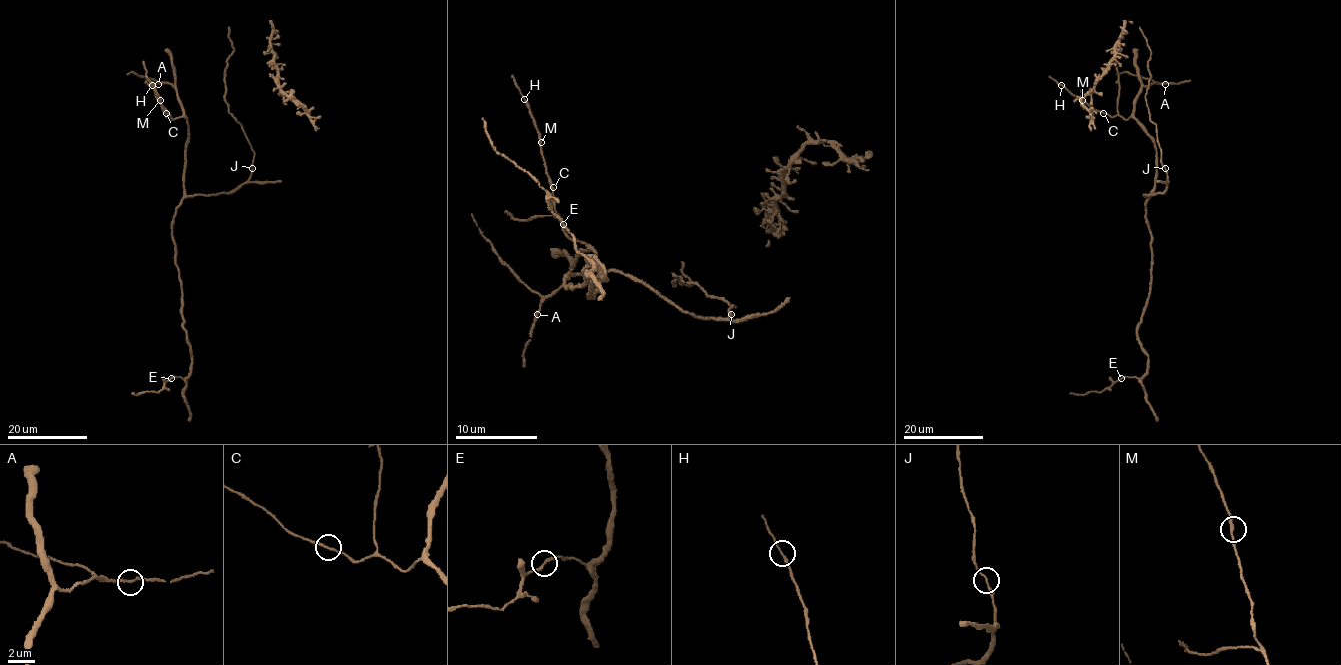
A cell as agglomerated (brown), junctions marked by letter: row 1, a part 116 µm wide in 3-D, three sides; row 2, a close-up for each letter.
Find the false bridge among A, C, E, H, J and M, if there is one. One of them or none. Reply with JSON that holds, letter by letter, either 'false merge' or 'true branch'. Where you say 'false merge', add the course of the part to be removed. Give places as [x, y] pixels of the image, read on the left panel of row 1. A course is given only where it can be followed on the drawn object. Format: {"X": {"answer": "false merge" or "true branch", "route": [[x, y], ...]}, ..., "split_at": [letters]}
{"A": {"answer": "true branch"}, "C": {"answer": "true branch"}, "E": {"answer": "true branch"}, "H": {"answer": "true branch"}, "J": {"answer": "true branch"}, "M": {"answer": "true branch"}, "split_at": []}

